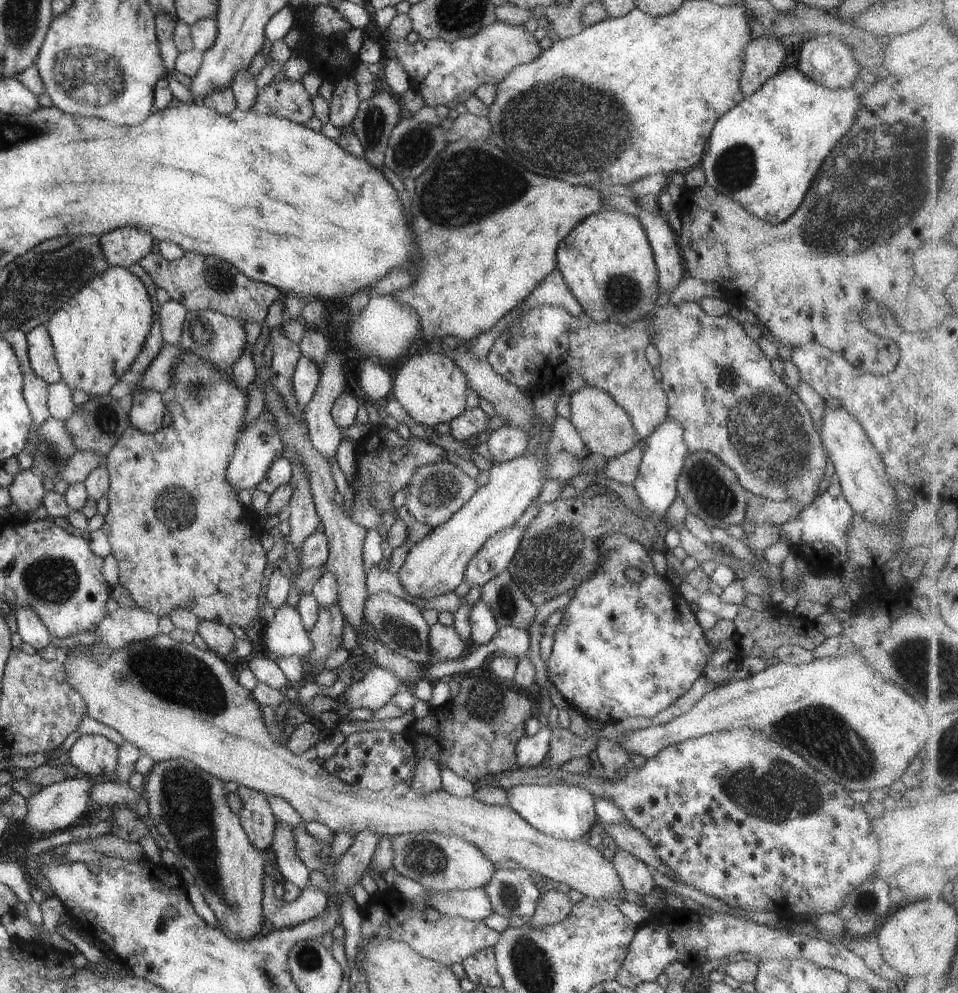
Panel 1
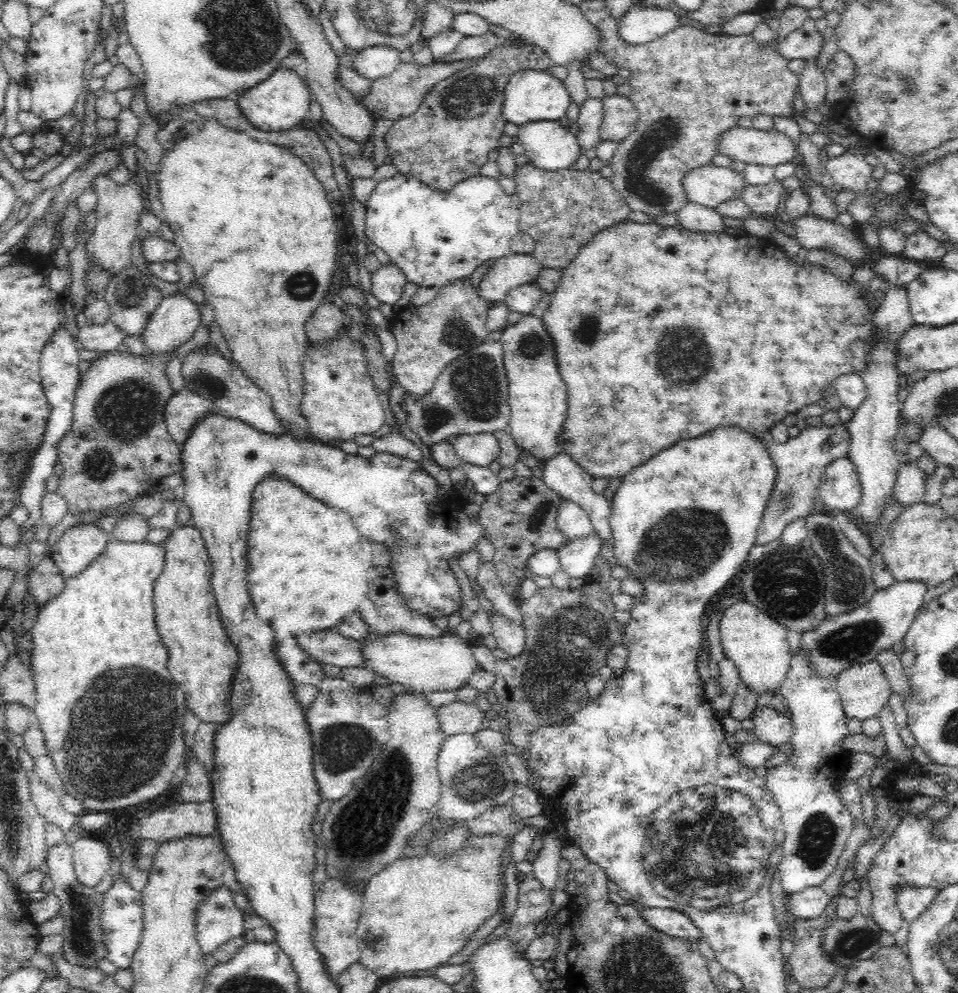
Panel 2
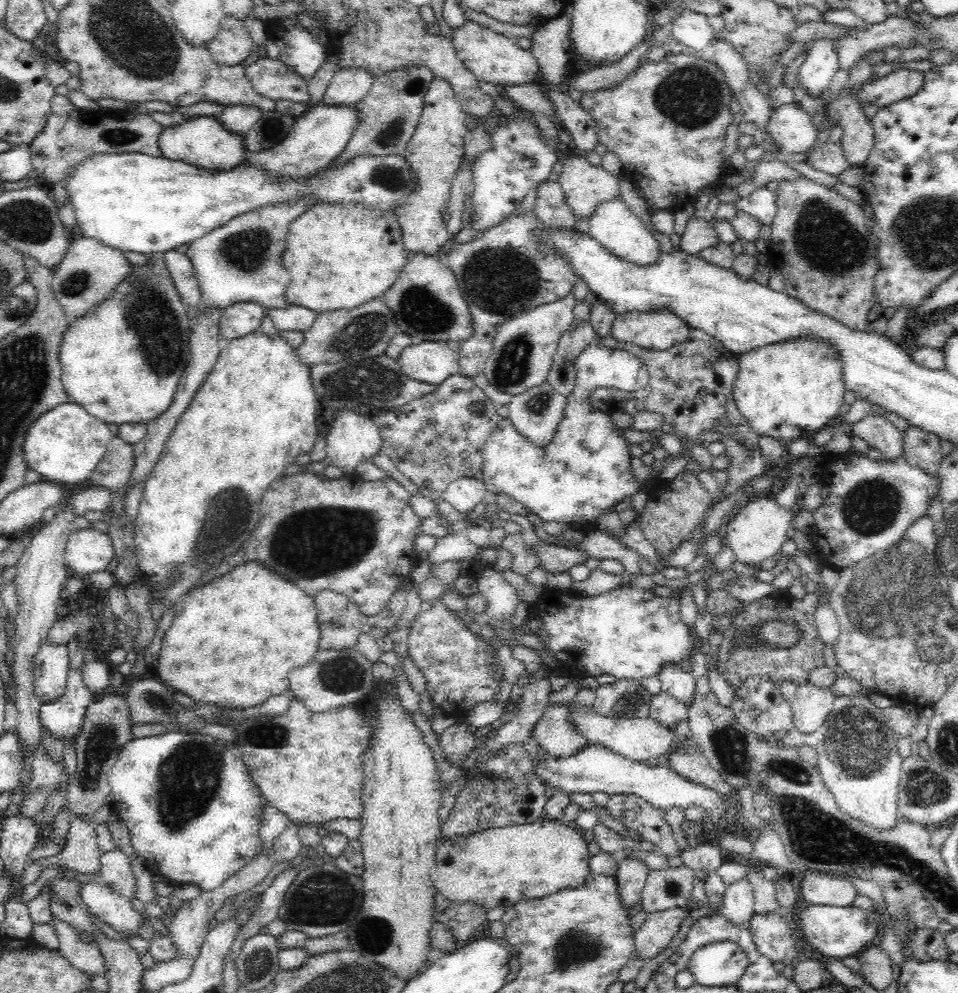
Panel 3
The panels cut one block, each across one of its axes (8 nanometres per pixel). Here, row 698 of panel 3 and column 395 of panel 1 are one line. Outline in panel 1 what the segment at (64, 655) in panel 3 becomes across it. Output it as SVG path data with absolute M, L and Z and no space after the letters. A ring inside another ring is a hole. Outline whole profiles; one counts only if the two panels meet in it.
M496 20L486 27L480 28L479 32L474 35L459 37L450 43L441 39L427 40L421 38L414 43L410 43L405 38L389 38L387 44L385 44L383 57L393 57L401 62L405 72L409 75L411 88L422 96L425 105L435 107L437 104L443 104L449 109L463 103L465 99L473 95L477 86L487 82L497 84L500 80L503 80L504 76L507 76L507 73L514 66L530 63L539 56L541 51L540 45L533 38L532 33L523 32L522 26L508 25Z

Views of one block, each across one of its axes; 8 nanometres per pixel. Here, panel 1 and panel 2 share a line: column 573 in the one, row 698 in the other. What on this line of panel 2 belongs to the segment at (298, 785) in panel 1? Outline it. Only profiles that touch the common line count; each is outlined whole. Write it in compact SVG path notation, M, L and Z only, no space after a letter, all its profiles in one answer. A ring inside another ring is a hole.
M876 659L843 670L837 676L837 687L845 715L858 720L878 715L893 693Z

